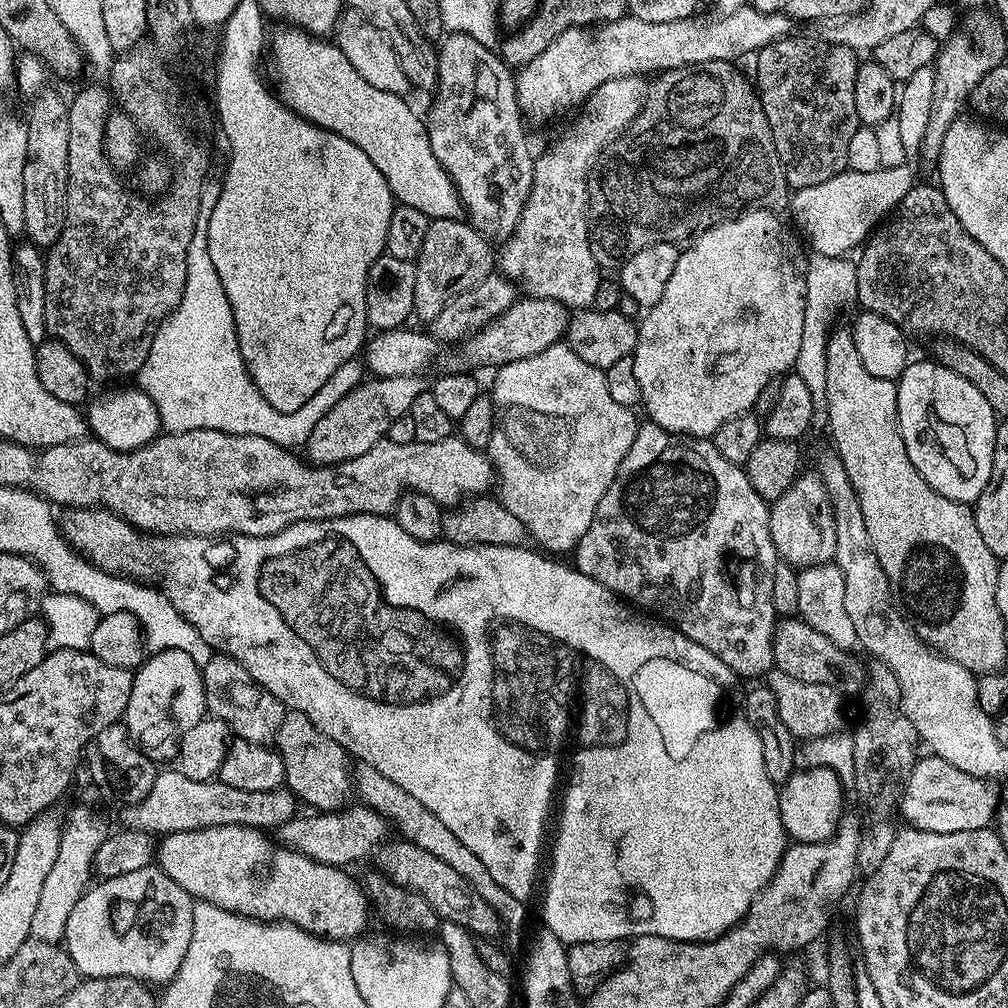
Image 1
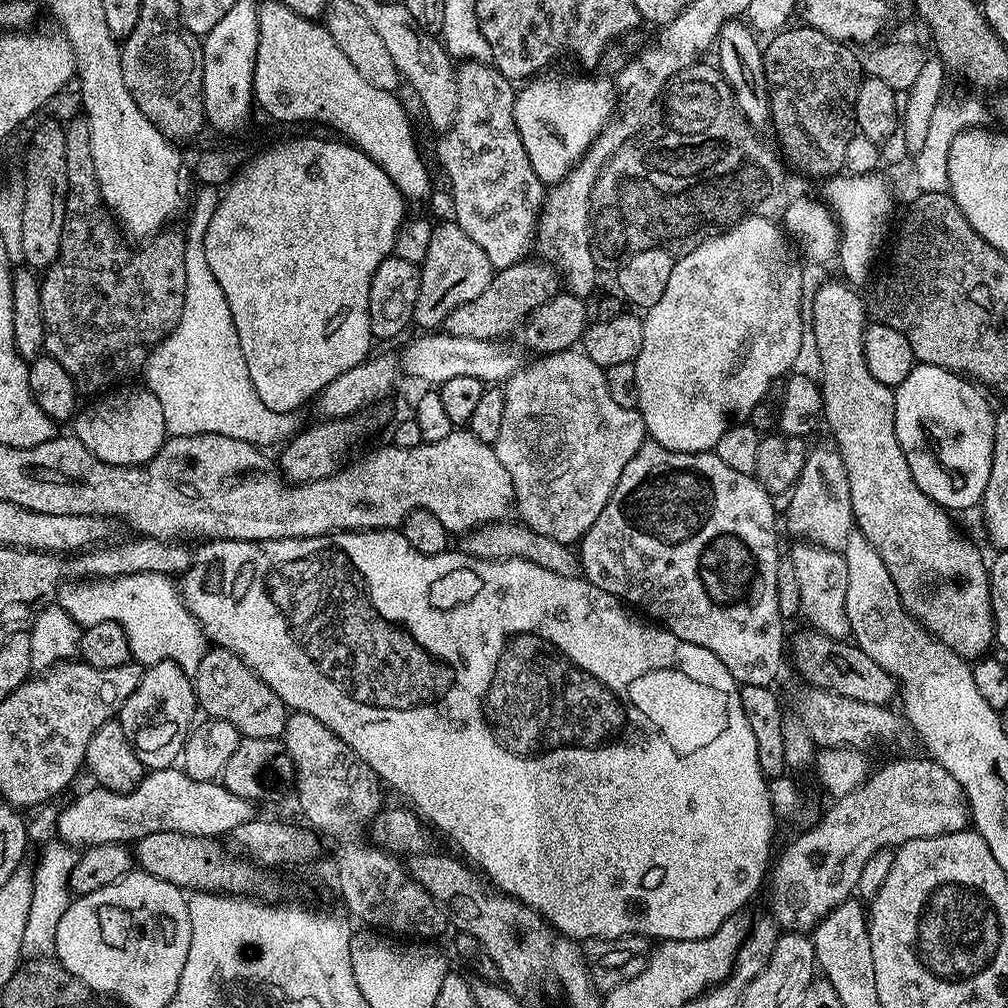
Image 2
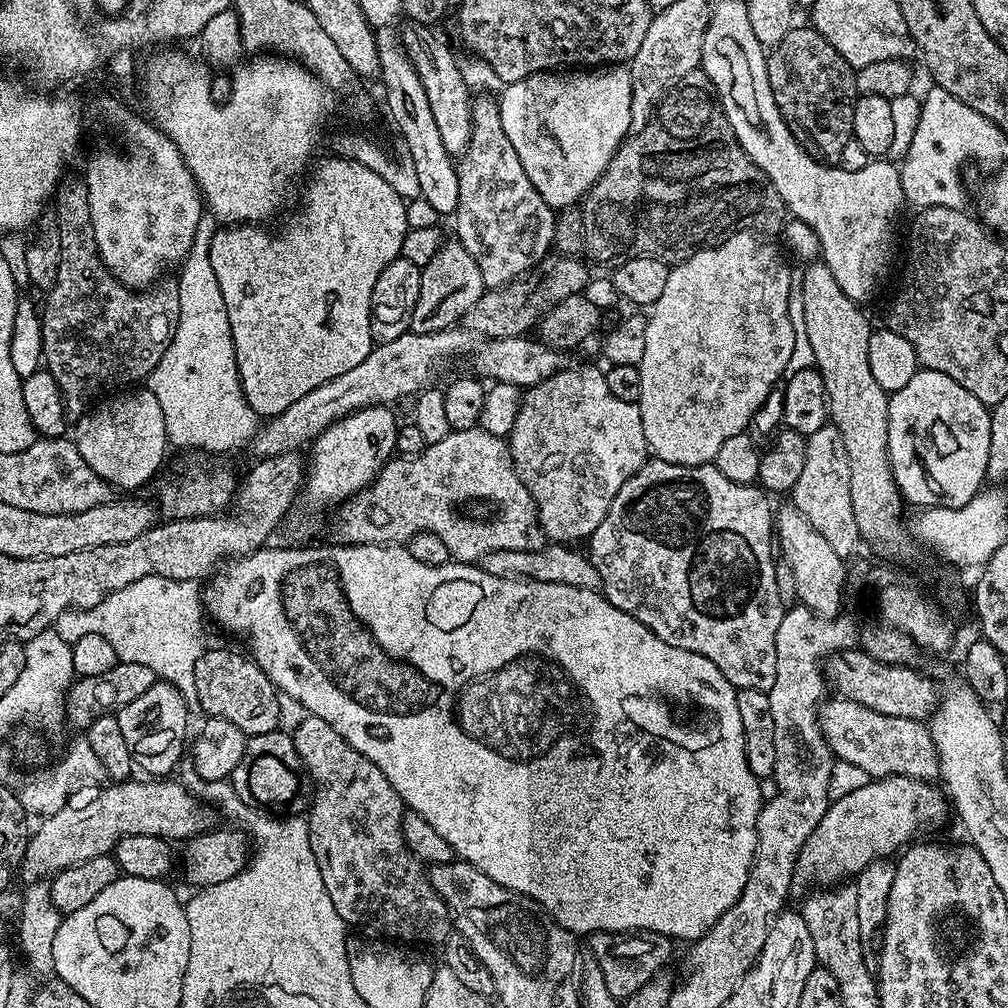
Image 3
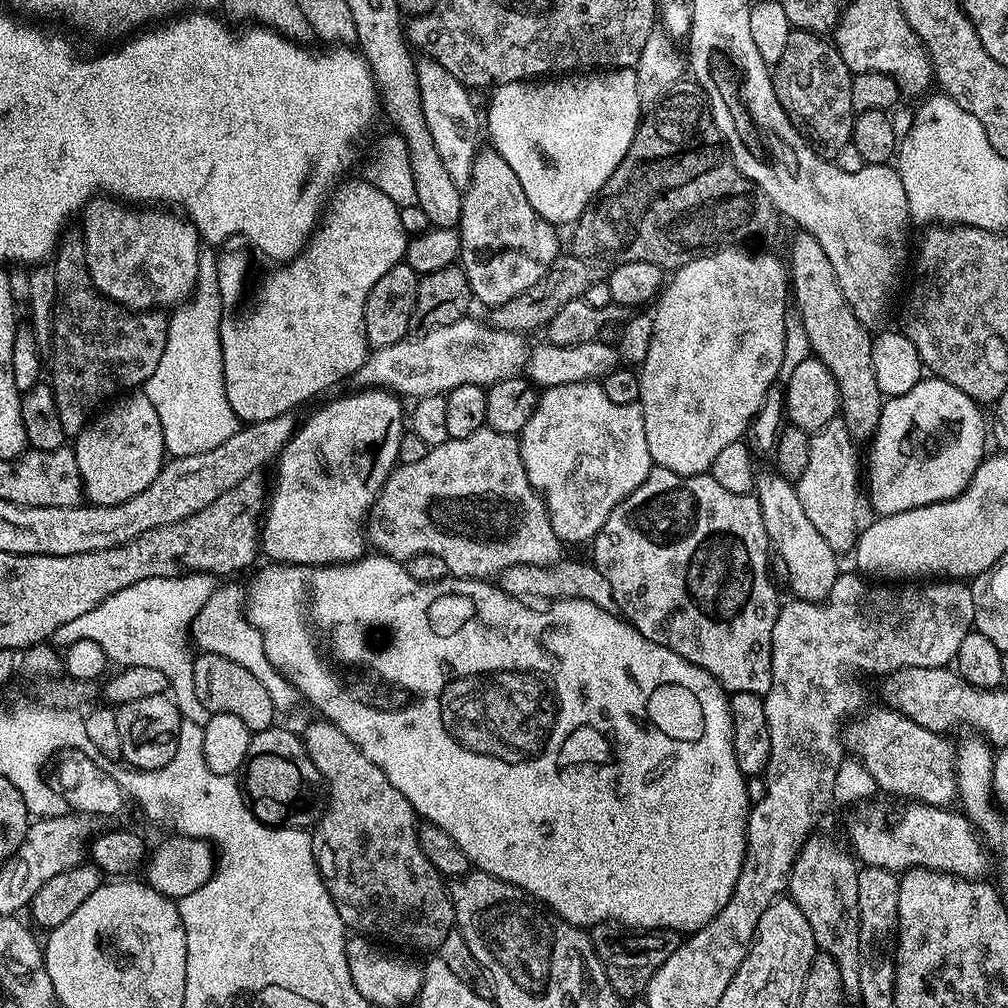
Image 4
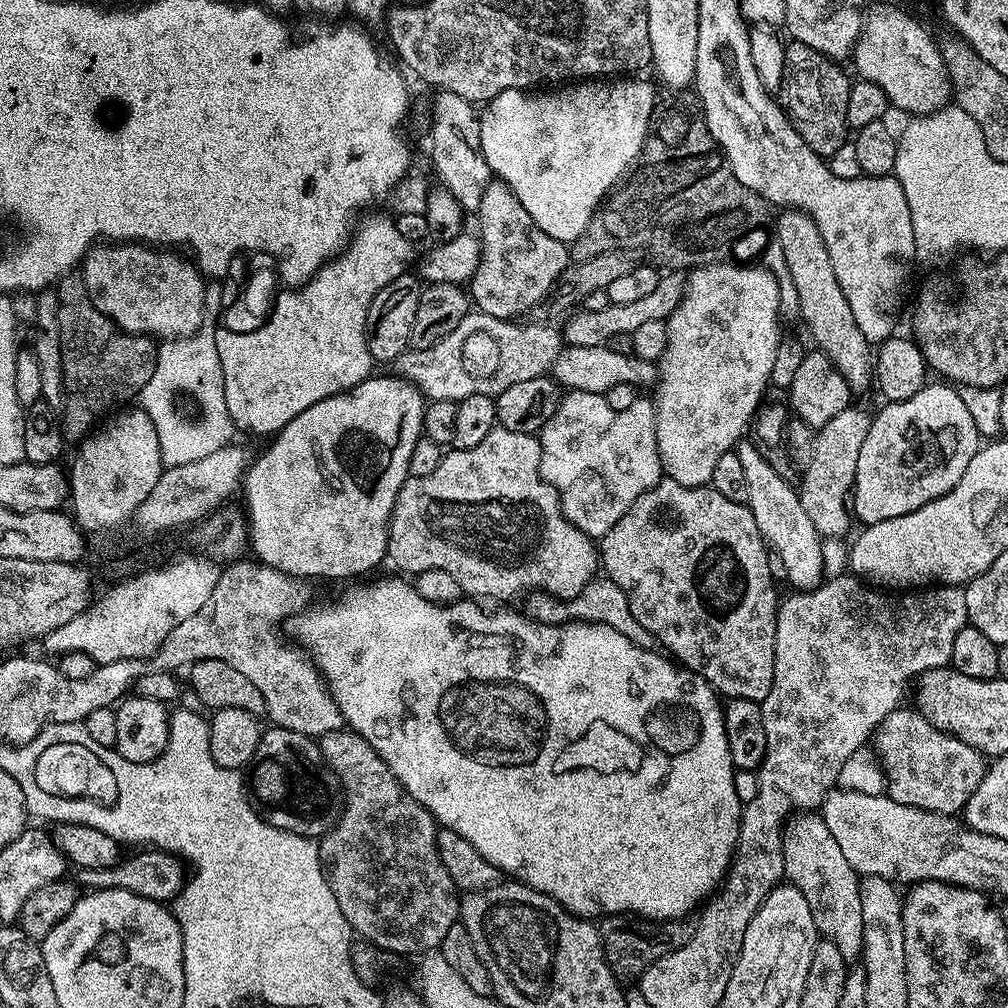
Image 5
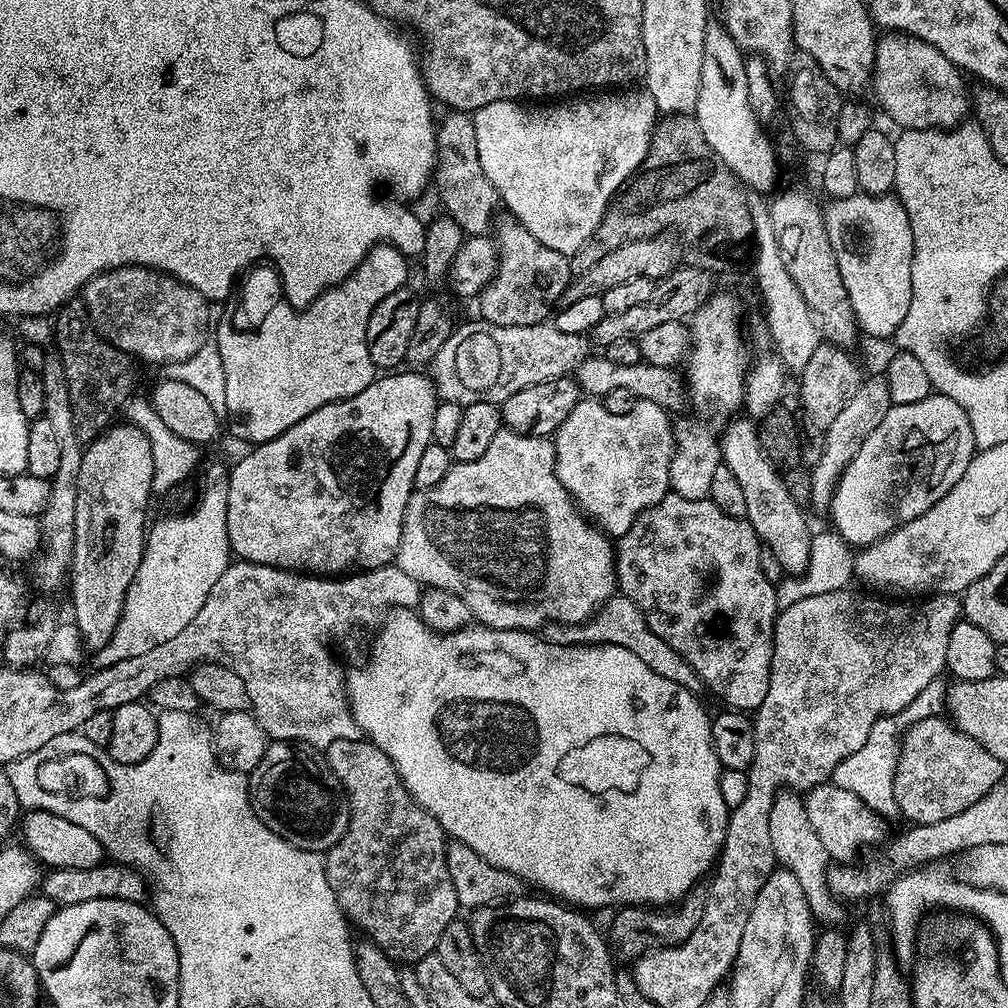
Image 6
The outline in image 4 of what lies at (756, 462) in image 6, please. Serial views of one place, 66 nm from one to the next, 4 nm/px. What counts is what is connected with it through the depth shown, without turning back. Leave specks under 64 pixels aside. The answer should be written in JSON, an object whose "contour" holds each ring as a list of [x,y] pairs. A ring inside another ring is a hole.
{"contour":[[[772,470],[761,471],[756,478],[754,495],[762,510],[762,522],[766,526],[771,547],[775,555],[781,556],[786,562],[783,575],[788,576],[791,595],[798,600],[820,603],[828,597],[836,581],[838,553],[830,546],[830,542],[826,542],[826,538],[822,538],[822,534],[818,534],[818,529],[802,510],[802,502],[798,502],[793,481],[784,479]]]}

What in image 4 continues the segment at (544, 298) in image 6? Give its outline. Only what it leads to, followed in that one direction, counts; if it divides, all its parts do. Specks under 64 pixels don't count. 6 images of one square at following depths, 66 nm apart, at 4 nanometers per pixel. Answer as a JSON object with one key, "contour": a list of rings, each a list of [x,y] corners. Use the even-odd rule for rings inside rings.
{"contour":[[[494,150],[481,151],[476,157],[472,182],[463,189],[462,214],[458,231],[463,248],[462,267],[468,276],[472,295],[477,301],[488,304],[489,309],[500,307],[502,302],[510,302],[510,298],[518,298],[526,290],[535,286],[557,256],[561,255],[560,240],[556,237],[557,225],[544,220],[530,206],[530,198],[526,198],[526,190],[522,190],[522,182],[518,182],[518,174],[510,170],[506,158],[502,158]]]}

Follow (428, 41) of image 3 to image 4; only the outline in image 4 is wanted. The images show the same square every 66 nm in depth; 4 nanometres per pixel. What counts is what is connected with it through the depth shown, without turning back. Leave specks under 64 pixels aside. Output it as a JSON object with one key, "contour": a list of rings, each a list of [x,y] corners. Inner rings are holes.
{"contour":[[[431,58],[421,59],[416,66],[416,77],[420,87],[422,98],[422,112],[426,118],[426,124],[430,130],[430,136],[434,138],[434,146],[438,149],[438,156],[446,165],[450,178],[460,189],[465,189],[472,182],[472,171],[476,157],[482,151],[482,116],[476,113],[476,104],[472,101],[473,93],[459,80],[454,78]]]}

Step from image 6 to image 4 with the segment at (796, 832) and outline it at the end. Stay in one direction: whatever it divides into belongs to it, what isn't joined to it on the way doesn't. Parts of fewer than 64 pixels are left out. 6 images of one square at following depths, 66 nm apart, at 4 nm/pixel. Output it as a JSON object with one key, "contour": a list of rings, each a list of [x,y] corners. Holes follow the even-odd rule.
{"contour":[[[813,834],[800,847],[799,854],[792,867],[788,879],[787,891],[802,914],[806,914],[806,922],[810,922],[810,930],[814,934],[814,942],[819,951],[830,954],[834,962],[838,962],[838,970],[842,973],[842,986],[849,997],[860,995],[860,919],[858,918],[858,874],[860,868],[857,861],[847,851],[843,852],[828,836]]]}

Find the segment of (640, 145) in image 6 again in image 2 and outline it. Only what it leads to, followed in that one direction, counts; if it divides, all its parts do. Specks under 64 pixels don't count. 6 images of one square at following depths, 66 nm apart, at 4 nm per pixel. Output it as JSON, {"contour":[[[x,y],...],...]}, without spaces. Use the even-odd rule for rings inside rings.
{"contour":[[[548,75],[529,79],[517,91],[514,122],[518,126],[522,146],[526,146],[530,166],[534,166],[534,174],[538,174],[545,185],[551,186],[563,180],[613,119],[618,108],[618,93],[611,79],[595,84],[584,76]]]}

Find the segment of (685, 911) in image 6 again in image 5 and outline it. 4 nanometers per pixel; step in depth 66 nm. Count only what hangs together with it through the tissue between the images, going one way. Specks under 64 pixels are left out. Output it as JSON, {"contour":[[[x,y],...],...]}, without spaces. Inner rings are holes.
{"contour":[[[608,914],[599,921],[600,944],[604,947],[604,958],[607,960],[610,970],[618,978],[632,976],[638,978],[654,961],[668,952],[682,950],[686,942],[696,929],[691,919],[681,918],[669,920],[667,923],[660,922],[653,927],[649,921],[637,918],[631,914]],[[656,928],[656,932],[654,929]]]}

